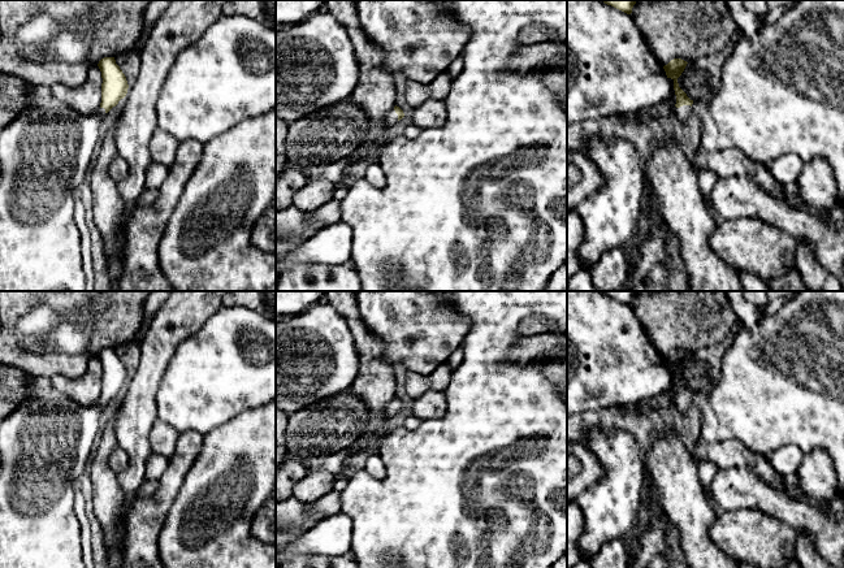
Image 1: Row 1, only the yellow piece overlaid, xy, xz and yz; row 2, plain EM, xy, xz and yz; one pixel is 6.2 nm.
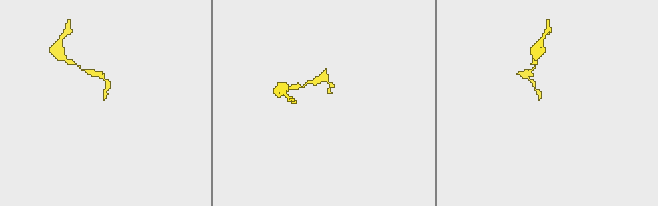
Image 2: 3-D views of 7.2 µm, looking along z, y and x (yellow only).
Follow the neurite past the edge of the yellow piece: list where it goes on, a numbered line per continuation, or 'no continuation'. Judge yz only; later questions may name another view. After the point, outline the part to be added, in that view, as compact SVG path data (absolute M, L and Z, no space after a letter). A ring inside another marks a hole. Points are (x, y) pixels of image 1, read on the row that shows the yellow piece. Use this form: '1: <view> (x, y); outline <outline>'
1: yz (683, 115); outline M683 105L675 109L675 117L681 126L688 125L688 122L691 121L691 112L692 112L691 105Z

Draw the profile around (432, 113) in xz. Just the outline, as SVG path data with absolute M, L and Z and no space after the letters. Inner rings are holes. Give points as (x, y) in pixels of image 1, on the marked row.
M428 99L416 107L411 114L411 123L420 127L440 127L447 118L445 100Z

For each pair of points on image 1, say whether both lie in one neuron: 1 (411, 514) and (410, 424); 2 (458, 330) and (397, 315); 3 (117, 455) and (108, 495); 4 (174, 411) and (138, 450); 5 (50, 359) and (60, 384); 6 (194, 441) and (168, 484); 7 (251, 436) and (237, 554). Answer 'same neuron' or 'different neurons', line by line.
1: different neurons
2: same neuron
3: different neurons
4: different neurons
5: different neurons
6: same neuron
7: same neuron

